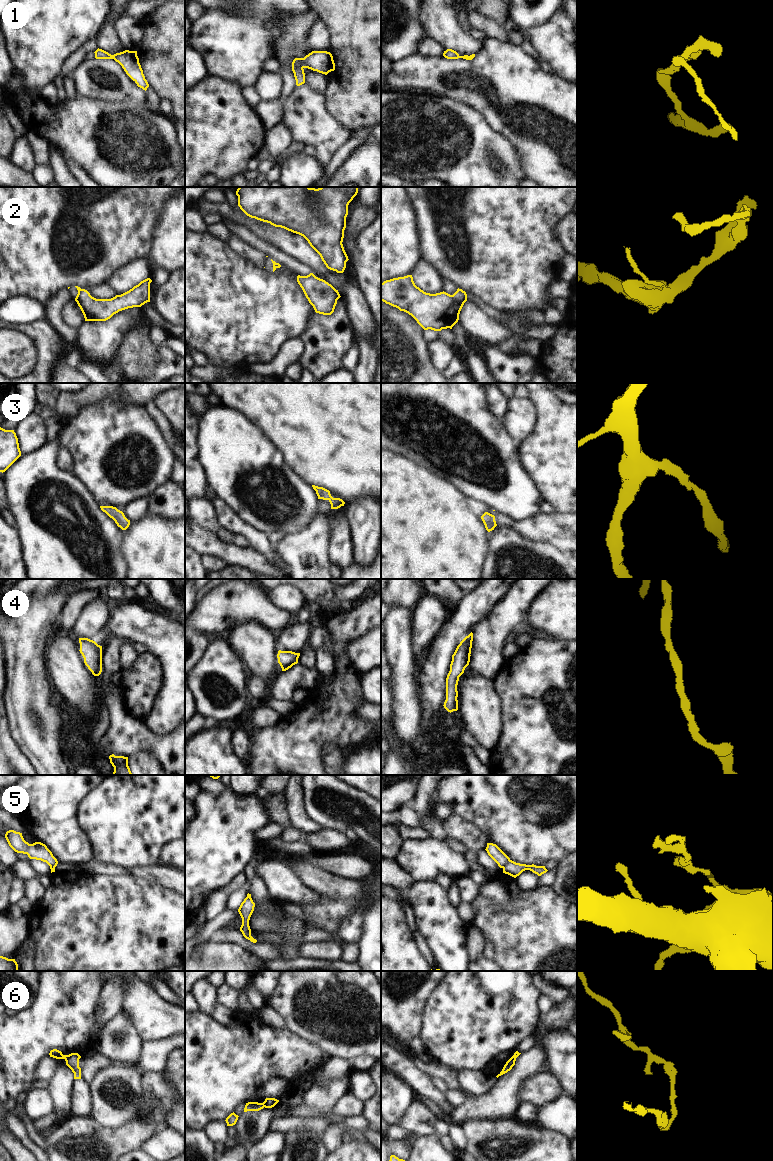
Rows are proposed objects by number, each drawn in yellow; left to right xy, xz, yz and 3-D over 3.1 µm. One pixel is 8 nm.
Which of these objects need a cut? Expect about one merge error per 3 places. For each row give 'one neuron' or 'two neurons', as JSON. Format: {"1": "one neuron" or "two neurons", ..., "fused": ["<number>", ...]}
{"1": "one neuron", "2": "two neurons", "3": "one neuron", "4": "one neuron", "5": "two neurons", "6": "two neurons", "fused": ["2", "5", "6"]}

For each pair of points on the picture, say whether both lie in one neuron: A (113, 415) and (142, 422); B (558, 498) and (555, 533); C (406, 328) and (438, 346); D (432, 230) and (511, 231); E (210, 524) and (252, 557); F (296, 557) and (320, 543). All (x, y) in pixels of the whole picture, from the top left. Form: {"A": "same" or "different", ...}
{"A": "same", "B": "different", "C": "different", "D": "same", "E": "different", "F": "same"}

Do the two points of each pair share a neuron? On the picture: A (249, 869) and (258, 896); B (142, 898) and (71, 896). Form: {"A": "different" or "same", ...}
{"A": "same", "B": "same"}

